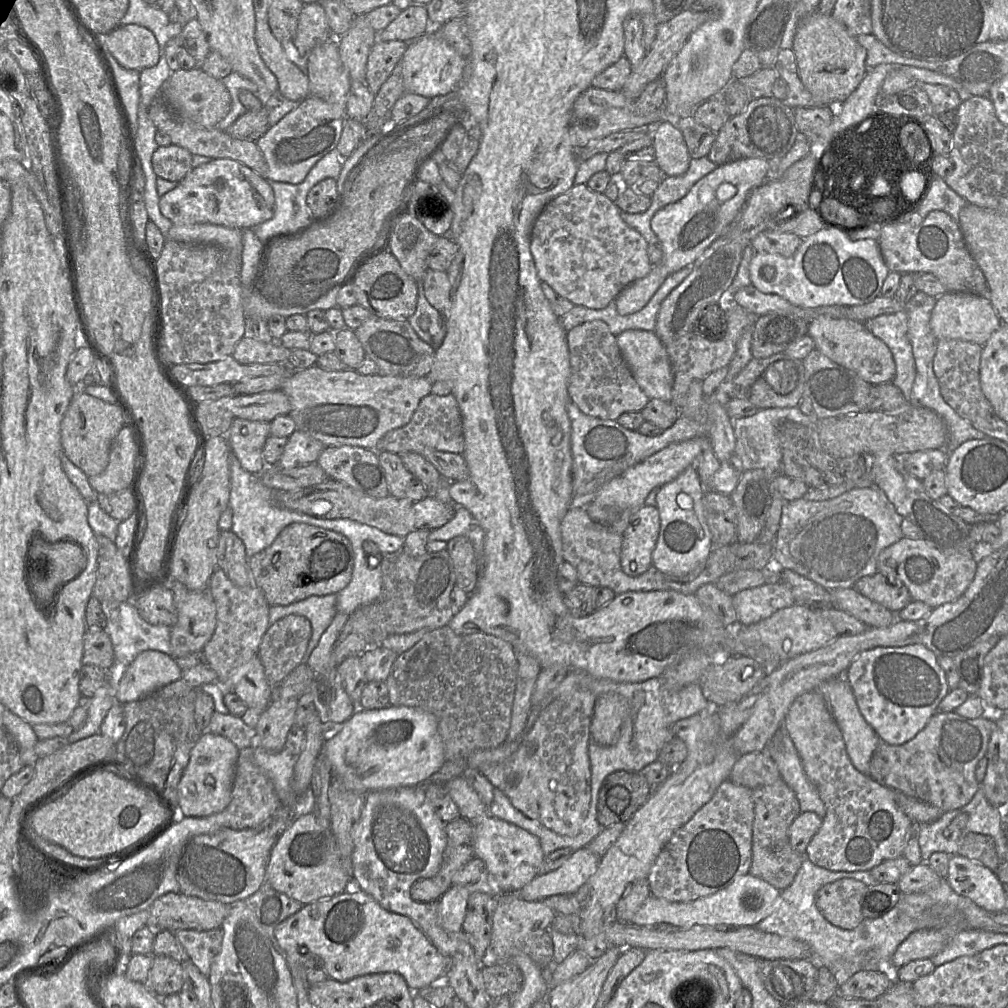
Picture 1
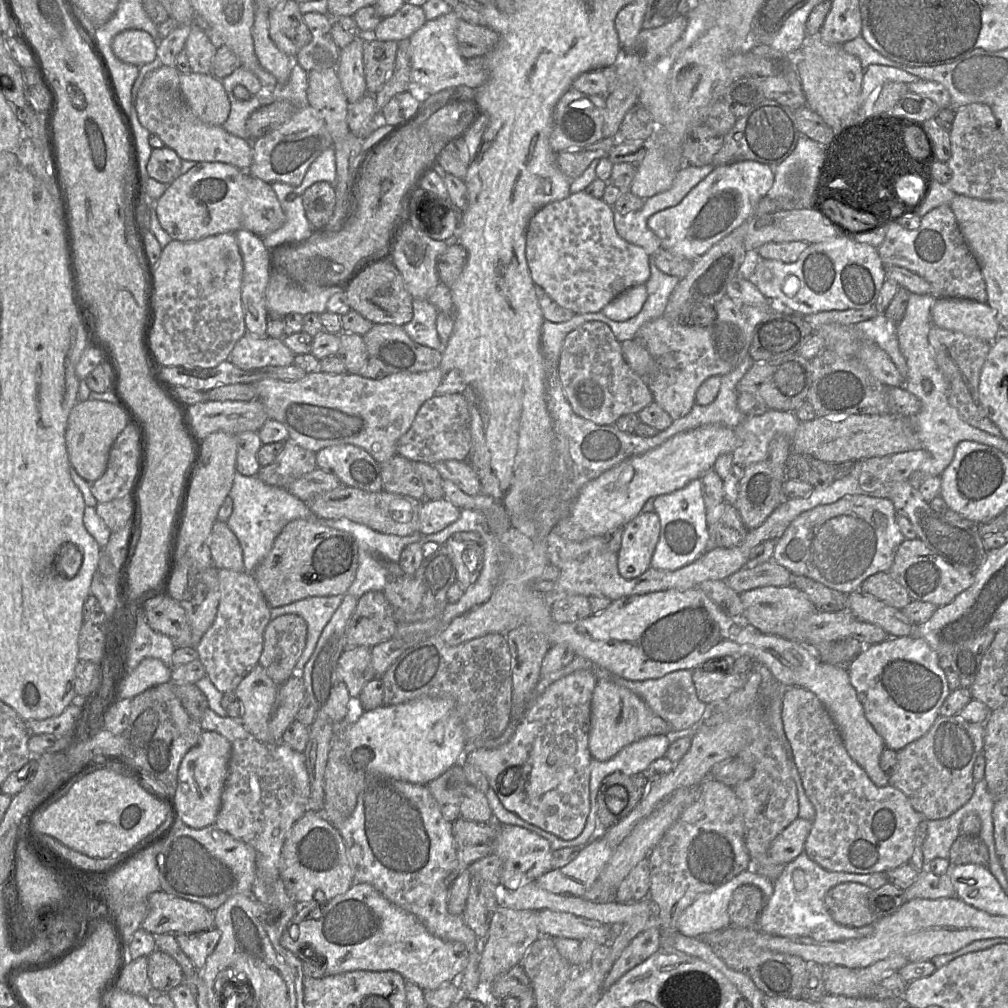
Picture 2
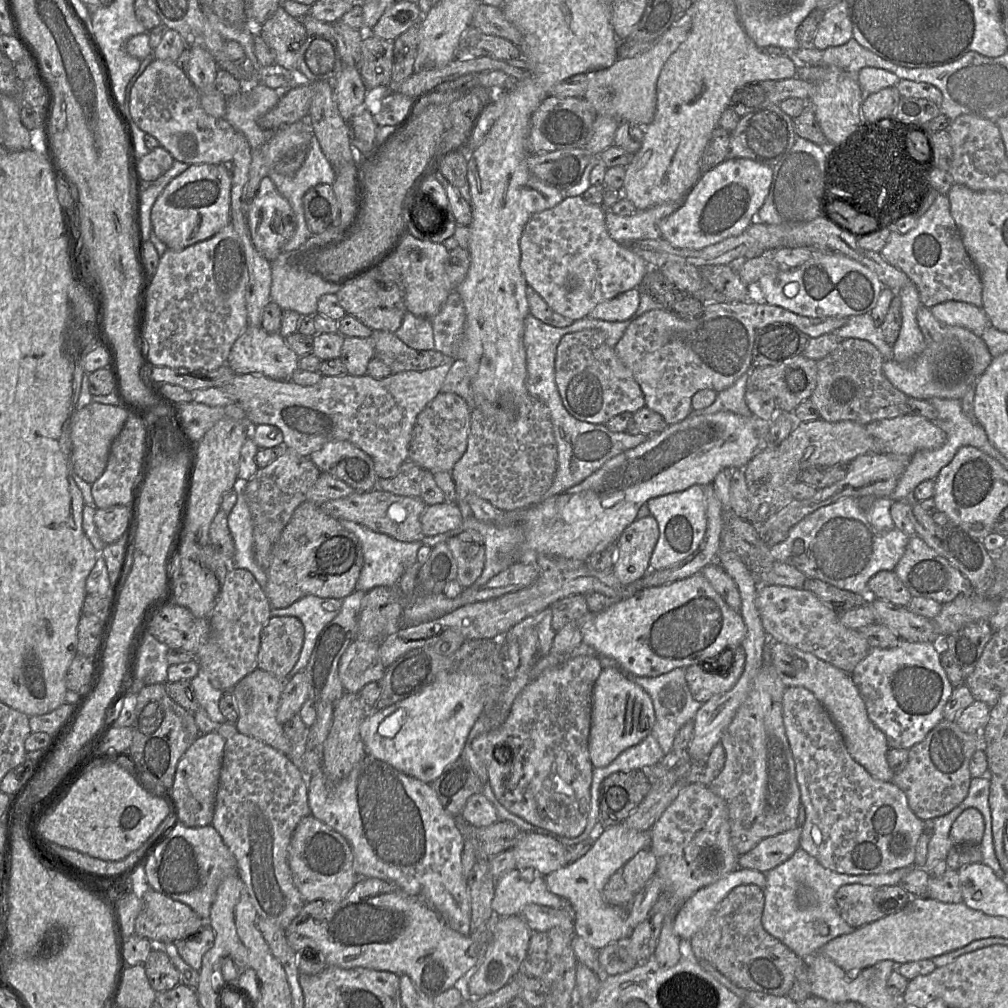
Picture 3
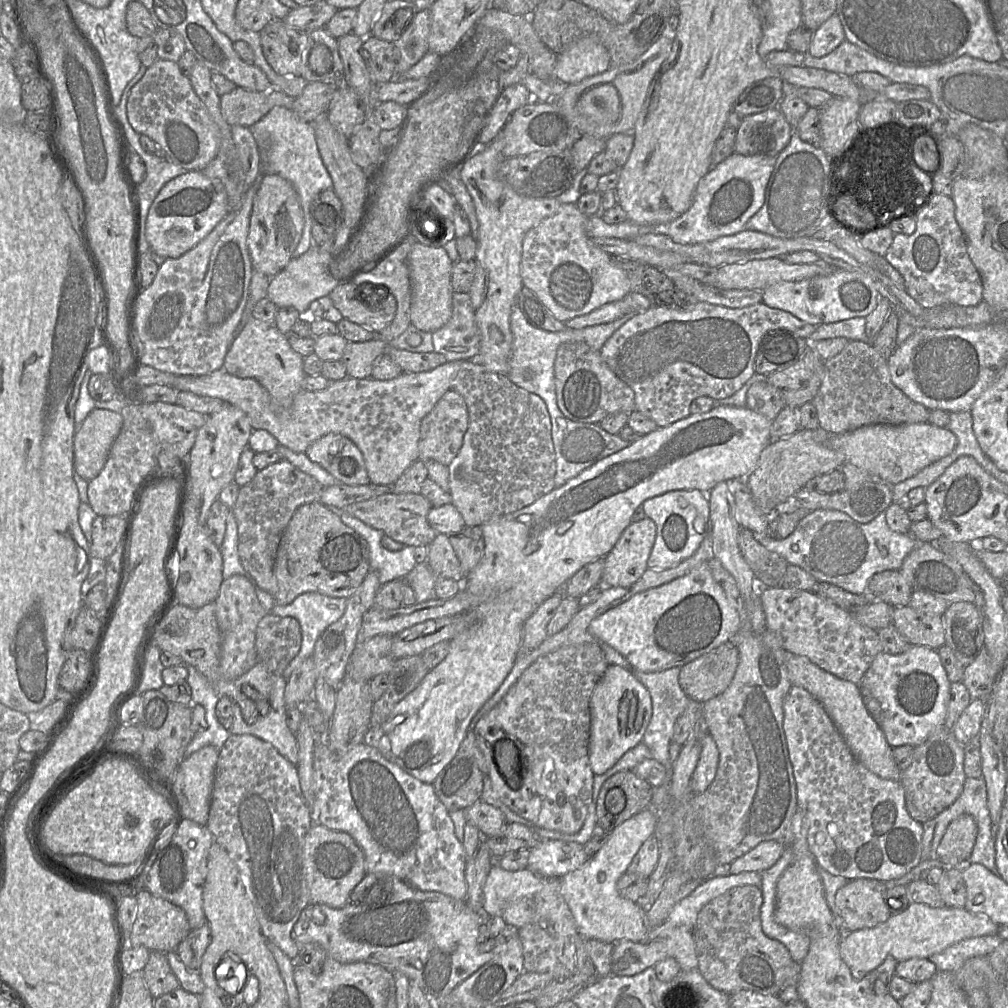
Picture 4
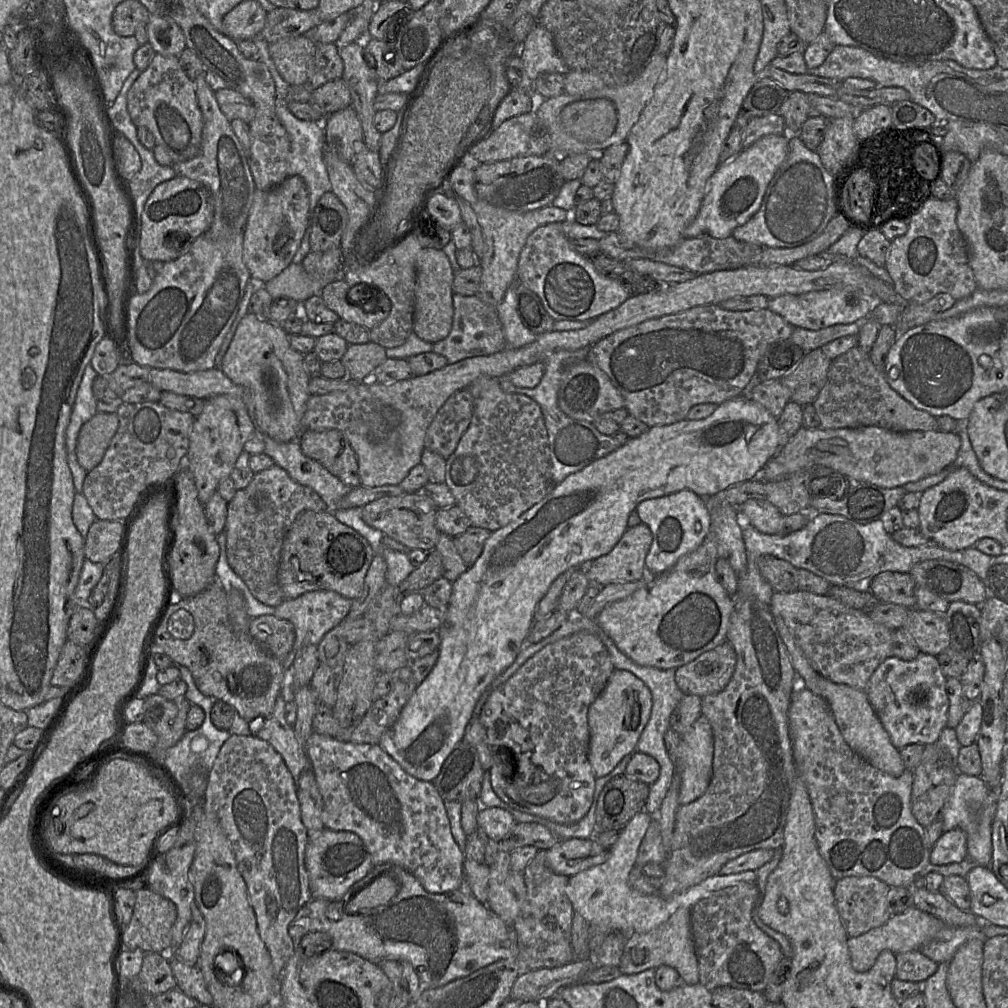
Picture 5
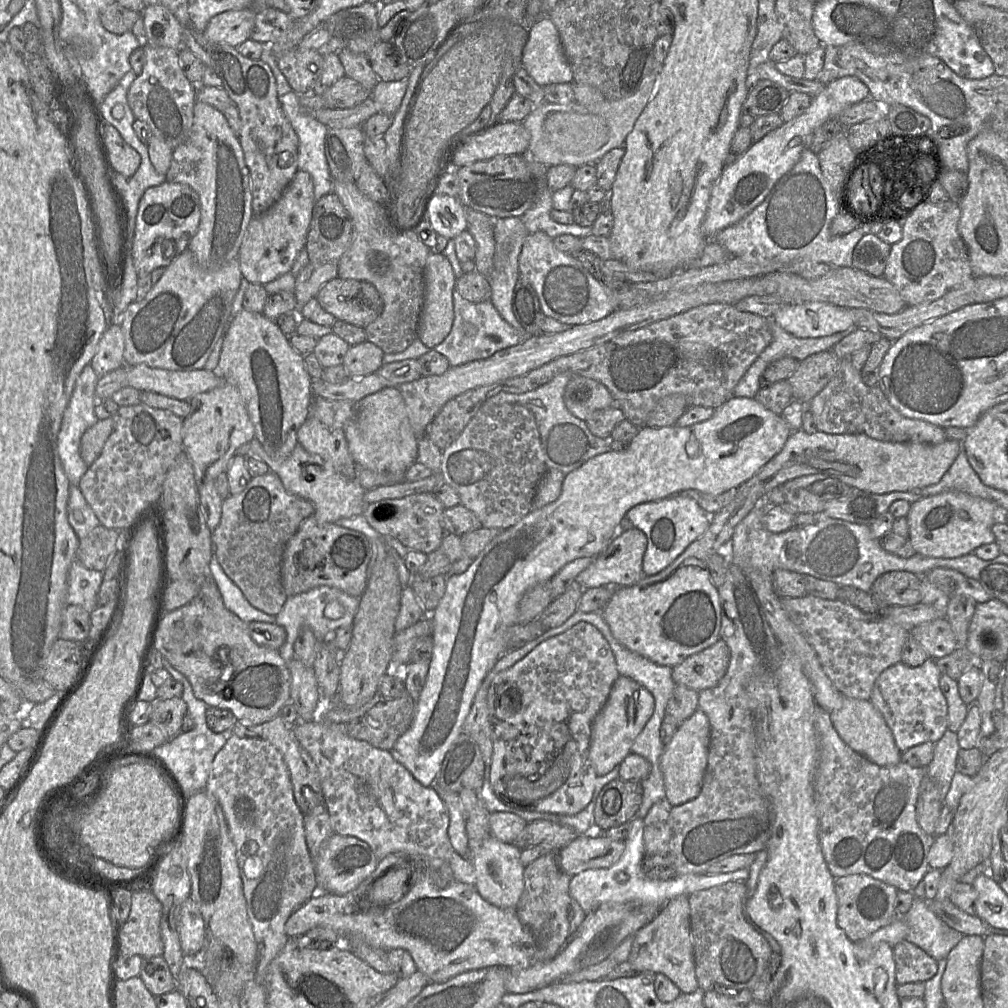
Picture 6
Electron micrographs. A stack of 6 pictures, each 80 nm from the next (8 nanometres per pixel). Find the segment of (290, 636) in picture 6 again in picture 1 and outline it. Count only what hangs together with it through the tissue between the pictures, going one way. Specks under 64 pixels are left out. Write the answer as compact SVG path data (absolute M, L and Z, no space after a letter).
M336 594L324 596L310 596L298 602L284 606L269 607L269 626L287 615L301 615L307 618L311 624L311 638L302 663L306 663L310 654L317 646L323 632L331 624L336 610Z

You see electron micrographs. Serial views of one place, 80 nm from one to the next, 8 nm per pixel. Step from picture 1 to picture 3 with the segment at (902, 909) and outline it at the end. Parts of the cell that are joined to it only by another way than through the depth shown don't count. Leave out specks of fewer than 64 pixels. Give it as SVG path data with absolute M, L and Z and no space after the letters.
M798 847L789 859L763 872L766 885L763 889L762 927L808 965L808 959L824 944L855 930L842 919L837 908L835 894L841 886L866 884L877 888L898 885L912 869L913 867L904 867L883 874L842 874L824 868L813 856Z

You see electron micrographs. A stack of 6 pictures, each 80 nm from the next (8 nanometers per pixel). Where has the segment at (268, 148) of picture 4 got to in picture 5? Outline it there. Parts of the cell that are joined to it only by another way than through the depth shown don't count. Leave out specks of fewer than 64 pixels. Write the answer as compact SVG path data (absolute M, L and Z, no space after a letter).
M277 98L275 111L278 119L286 129L290 138L290 154L288 176L300 176L306 183L309 190L309 211L310 223L304 233L302 241L292 263L300 264L310 250L310 232L311 232L311 214L320 199L320 197L329 191L332 191L332 185L328 176L327 168L324 163L323 153L325 144L325 128L321 123L297 118L288 108L287 98Z

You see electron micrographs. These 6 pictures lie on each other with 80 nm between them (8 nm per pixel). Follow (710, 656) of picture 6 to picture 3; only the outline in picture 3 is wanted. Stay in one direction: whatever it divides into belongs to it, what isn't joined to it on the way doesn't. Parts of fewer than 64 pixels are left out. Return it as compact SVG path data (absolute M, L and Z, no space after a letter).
M741 647L735 648L733 650L733 659L724 659L727 660L727 662L722 660L722 658L725 657L727 656L721 653L714 659L710 658L710 660L705 660L704 665L694 664L685 668L685 679L688 688L692 697L697 702L702 704L706 703L712 697L731 690L740 679L746 662L746 654L744 650Z

